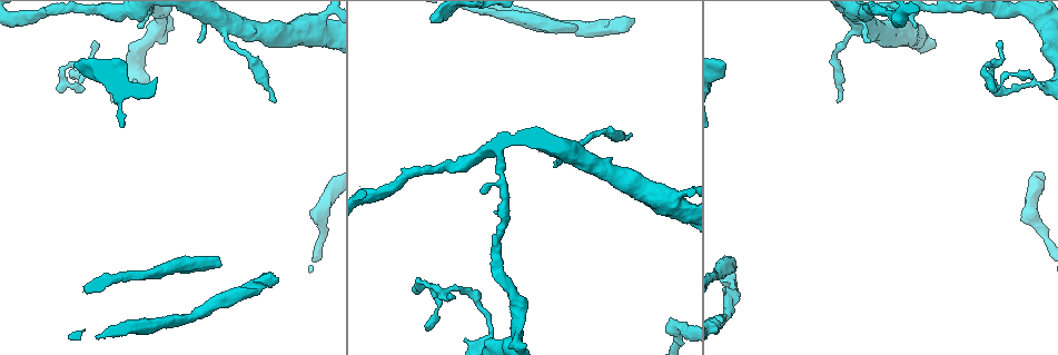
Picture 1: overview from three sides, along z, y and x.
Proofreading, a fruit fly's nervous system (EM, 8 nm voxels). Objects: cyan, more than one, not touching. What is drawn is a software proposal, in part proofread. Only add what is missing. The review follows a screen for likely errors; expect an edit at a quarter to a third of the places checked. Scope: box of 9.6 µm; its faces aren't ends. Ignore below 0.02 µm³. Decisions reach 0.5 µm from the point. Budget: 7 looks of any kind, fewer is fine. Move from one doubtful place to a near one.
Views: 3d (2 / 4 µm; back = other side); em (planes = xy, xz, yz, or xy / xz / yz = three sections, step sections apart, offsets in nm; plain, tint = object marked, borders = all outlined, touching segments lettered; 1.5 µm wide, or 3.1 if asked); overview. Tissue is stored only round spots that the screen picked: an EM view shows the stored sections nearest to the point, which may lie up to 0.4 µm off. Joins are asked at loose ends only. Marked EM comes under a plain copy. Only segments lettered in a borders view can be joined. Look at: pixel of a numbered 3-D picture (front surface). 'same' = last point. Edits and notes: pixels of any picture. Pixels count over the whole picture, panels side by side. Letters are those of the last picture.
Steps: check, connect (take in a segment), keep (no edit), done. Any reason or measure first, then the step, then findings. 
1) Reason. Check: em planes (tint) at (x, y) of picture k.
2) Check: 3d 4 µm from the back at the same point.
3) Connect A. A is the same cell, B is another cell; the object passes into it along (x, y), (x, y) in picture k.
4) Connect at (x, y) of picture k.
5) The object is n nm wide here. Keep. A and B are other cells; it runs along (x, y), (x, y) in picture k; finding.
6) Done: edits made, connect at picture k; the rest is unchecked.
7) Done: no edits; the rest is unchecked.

Thin end. Check: 3d 4 µm at (430, 327) of picture 1.

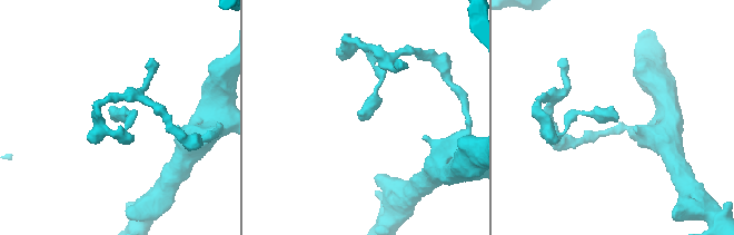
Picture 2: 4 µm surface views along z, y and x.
Check: em planes (tint) at (615, 121) of picture 2.

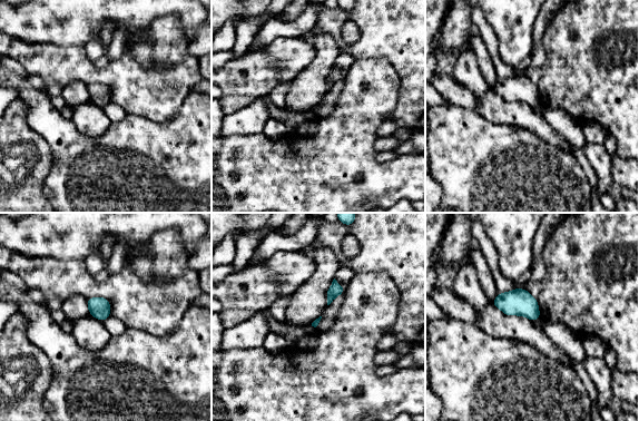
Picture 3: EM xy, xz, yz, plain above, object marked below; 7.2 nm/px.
Check: em planes (borders) at the same point.

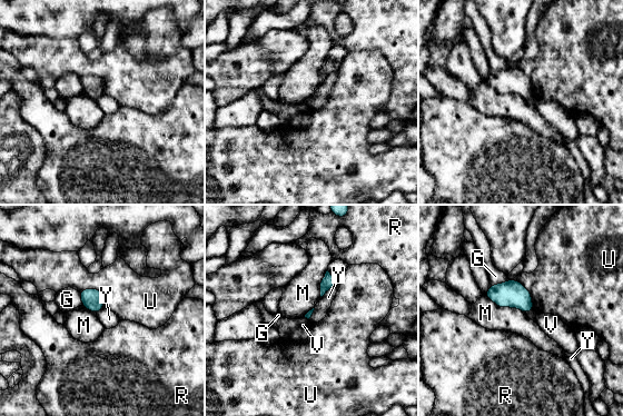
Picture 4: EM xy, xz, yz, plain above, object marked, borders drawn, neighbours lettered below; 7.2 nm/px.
Keep. G, M, R, U, V and Y are other cells; a border runs along (336, 285), (333, 285), (320, 297) in picture 4; none of them fits.

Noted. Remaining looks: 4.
Free end. Check: em xy step 4 (tint) at (277, 279) of picture 1.

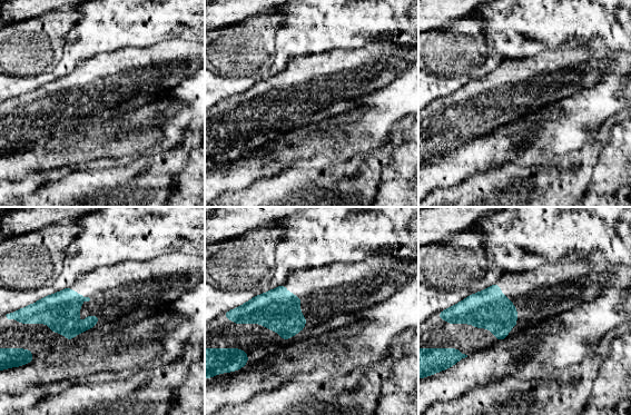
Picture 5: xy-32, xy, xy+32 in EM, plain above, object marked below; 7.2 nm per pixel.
Check: em planes (borders) at the same point.

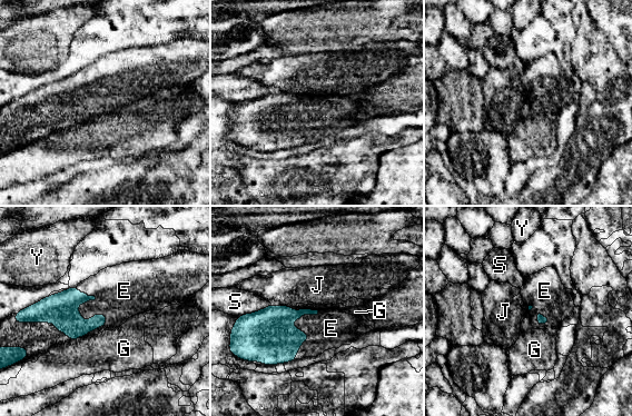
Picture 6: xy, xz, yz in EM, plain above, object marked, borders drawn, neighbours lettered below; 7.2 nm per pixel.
The longest contact is with E, 380 nm. Connect E. E is the same cell, G, J, S and Y are other cells; the object passes into it along (61, 309), (82, 318), (111, 299) in picture 6; it goes on there.

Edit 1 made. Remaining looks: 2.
An open end. Check: em planes (borders) at (432, 21) of picture 1.

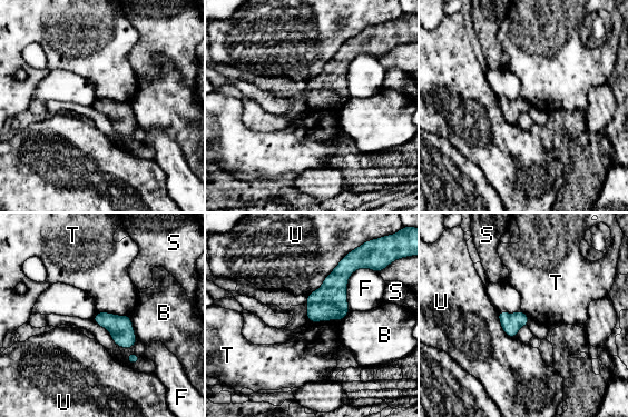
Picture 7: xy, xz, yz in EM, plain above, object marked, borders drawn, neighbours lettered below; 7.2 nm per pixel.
The object is 140 nm wide here. Keep. B, F, S, T and U are other cells; a border runs along (97, 311), (128, 315) in picture 7; no lettered segment goes on from it.

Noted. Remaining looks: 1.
Done: edits made, connect at picture 6; the rest is unchecked.

